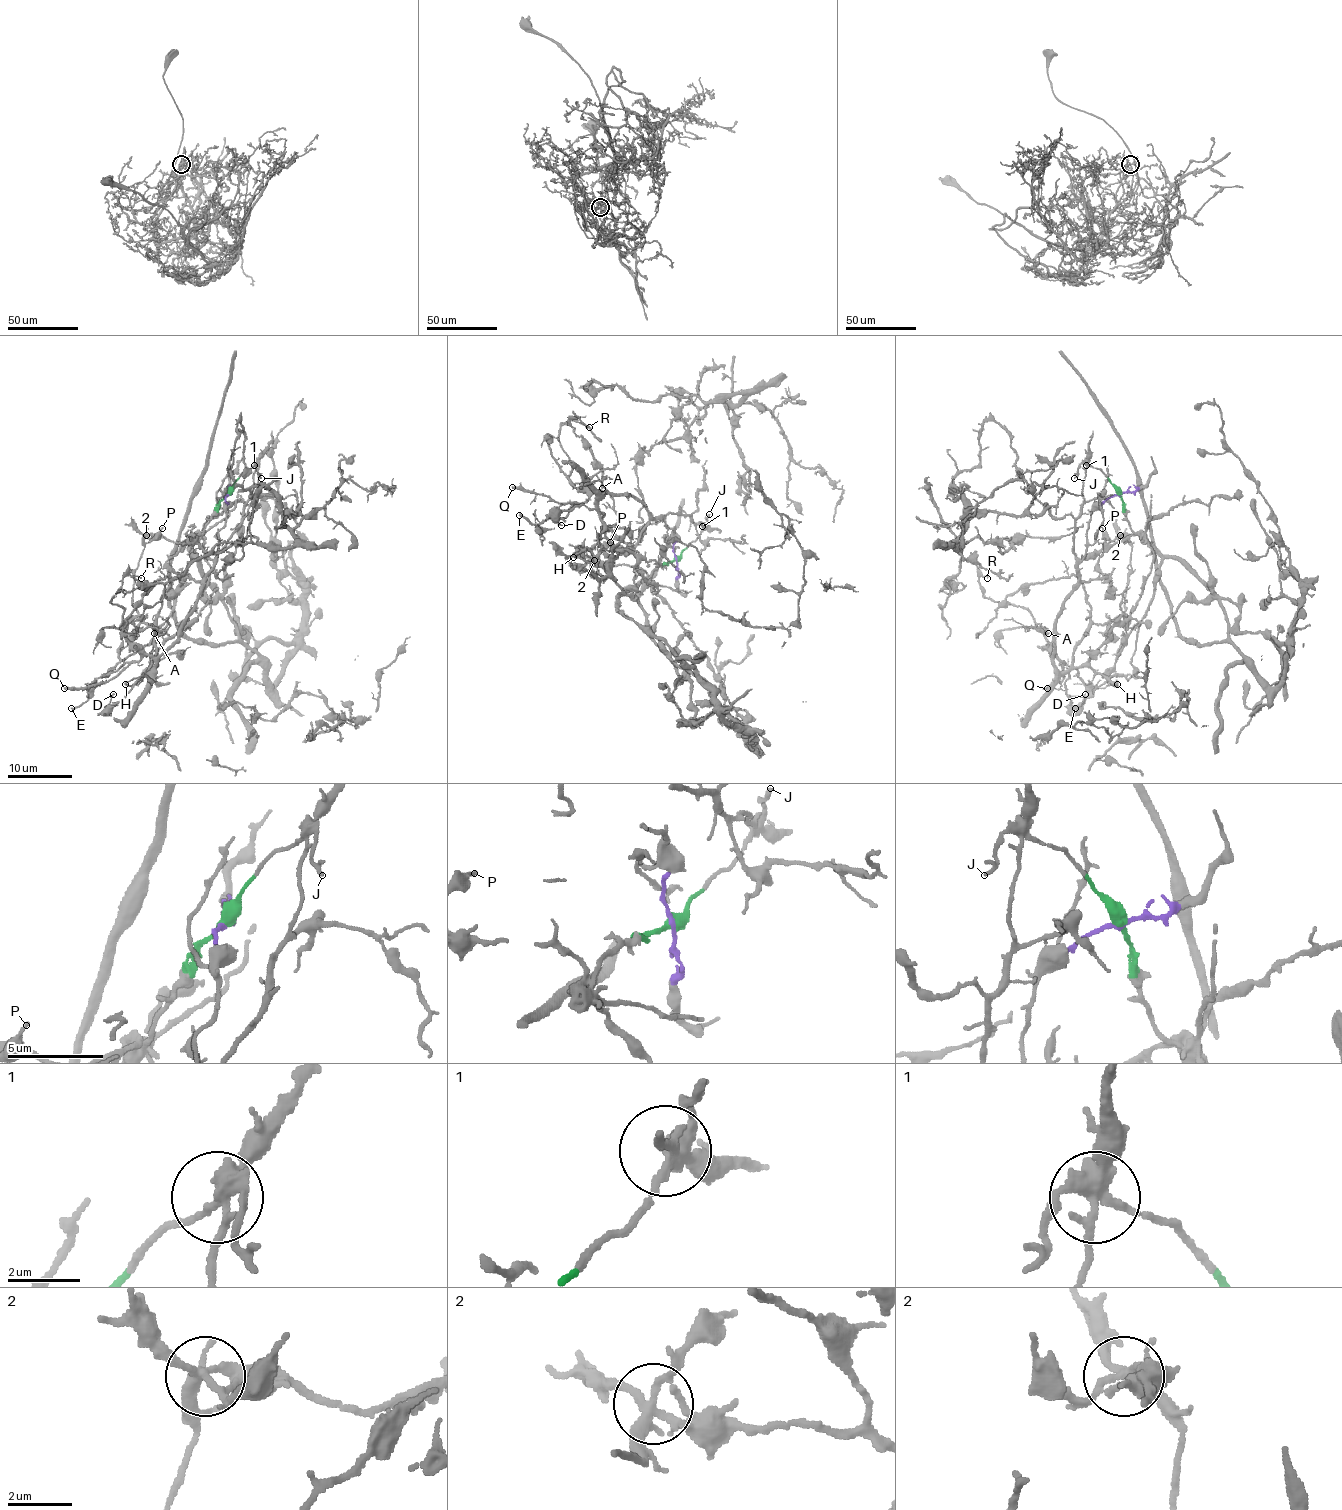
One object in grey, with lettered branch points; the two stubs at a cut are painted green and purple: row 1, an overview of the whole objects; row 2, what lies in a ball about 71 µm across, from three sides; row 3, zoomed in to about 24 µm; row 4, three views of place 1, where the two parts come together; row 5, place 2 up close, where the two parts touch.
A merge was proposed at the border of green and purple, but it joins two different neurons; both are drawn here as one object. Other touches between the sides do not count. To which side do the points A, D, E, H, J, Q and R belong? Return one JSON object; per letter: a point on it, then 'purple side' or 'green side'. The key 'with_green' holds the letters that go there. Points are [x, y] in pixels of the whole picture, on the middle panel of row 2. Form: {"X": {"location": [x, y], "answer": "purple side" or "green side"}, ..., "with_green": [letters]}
{"A": {"location": [602, 488], "answer": "purple side"}, "D": {"location": [561, 525], "answer": "purple side"}, "E": {"location": [519, 515], "answer": "purple side"}, "H": {"location": [573, 557], "answer": "purple side"}, "J": {"location": [709, 514], "answer": "green side"}, "Q": {"location": [512, 487], "answer": "purple side"}, "R": {"location": [589, 427], "answer": "purple side"}, "with_green": ["J"]}

